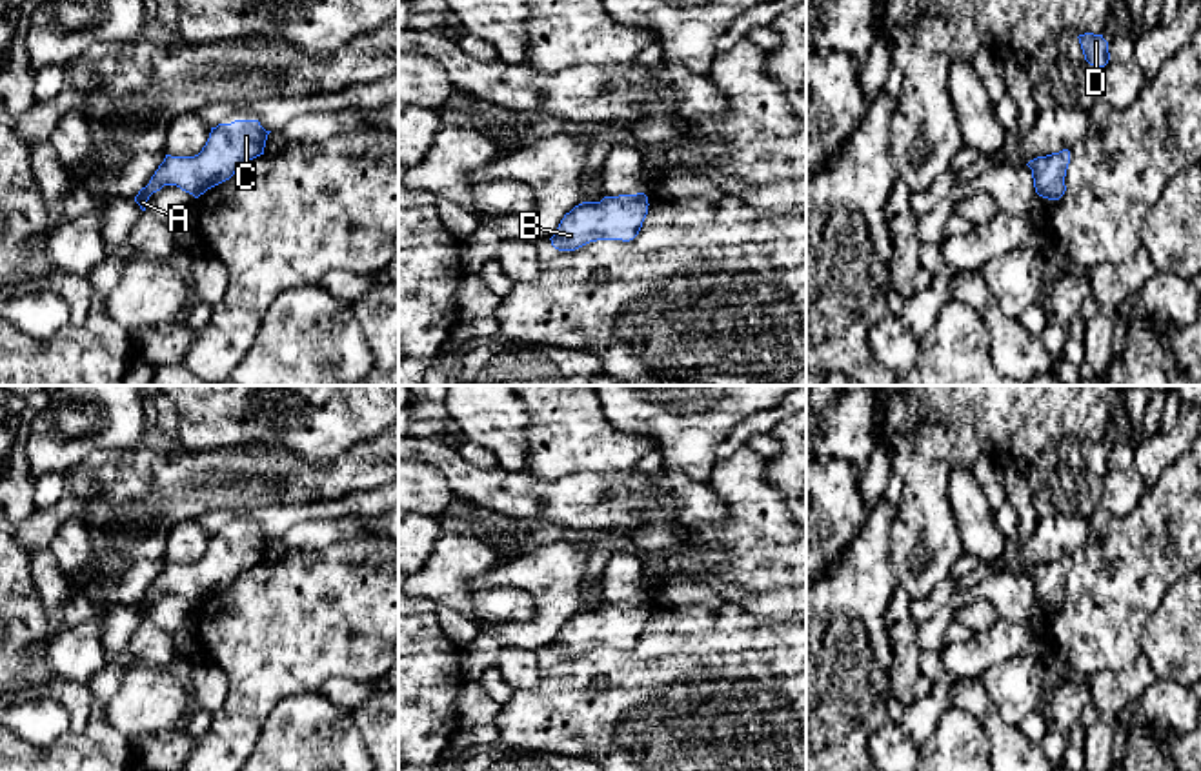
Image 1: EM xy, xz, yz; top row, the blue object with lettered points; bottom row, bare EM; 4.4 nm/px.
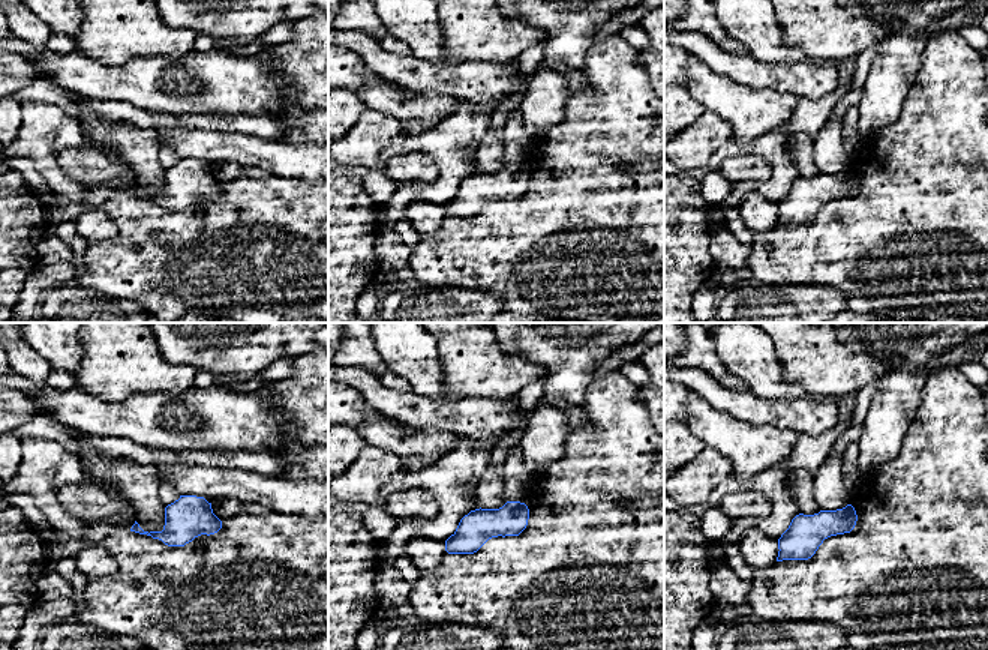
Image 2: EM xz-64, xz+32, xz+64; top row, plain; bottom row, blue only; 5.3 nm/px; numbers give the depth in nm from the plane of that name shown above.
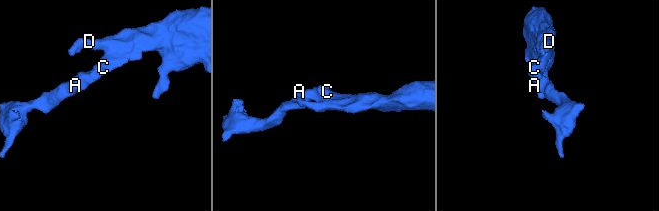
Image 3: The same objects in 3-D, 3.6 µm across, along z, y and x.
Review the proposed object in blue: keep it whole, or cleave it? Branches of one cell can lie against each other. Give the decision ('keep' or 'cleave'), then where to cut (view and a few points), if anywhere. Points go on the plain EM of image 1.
keep | no cut

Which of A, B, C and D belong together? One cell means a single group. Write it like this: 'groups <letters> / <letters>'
groups A B C D

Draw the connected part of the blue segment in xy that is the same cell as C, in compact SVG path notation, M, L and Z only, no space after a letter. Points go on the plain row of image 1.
M235 527L211 535L198 562L166 562L149 591L135 604L135 609L146 618L149 604L164 593L177 593L198 606L207 596L229 587L244 569L264 562L269 540L258 527Z

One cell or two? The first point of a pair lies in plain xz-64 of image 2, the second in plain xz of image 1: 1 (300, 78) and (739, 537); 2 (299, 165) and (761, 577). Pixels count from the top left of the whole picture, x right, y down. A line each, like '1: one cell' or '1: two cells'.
1: two cells
2: two cells

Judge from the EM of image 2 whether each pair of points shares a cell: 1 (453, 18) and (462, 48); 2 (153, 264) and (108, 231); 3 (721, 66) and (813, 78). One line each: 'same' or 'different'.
1: same
2: different
3: same

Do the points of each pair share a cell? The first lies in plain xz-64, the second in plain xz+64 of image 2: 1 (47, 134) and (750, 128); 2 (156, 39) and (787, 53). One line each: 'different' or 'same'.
1: different
2: different

